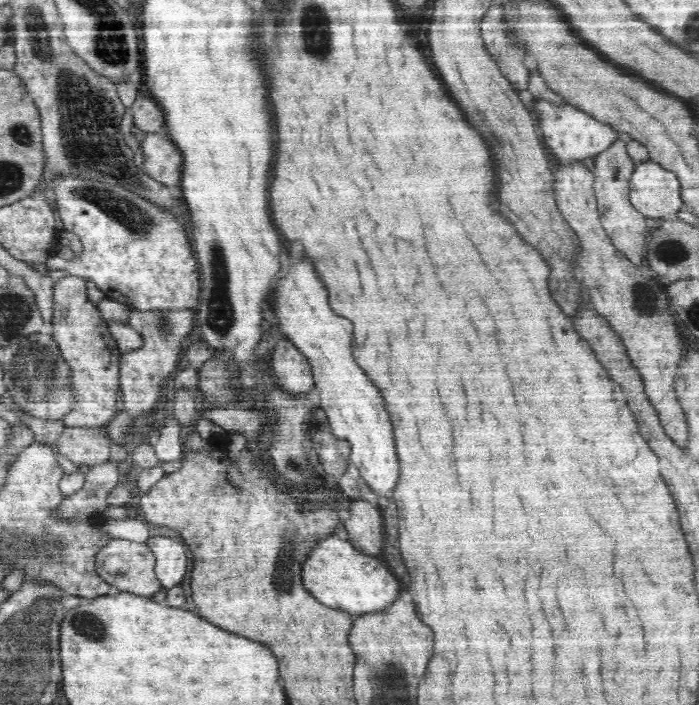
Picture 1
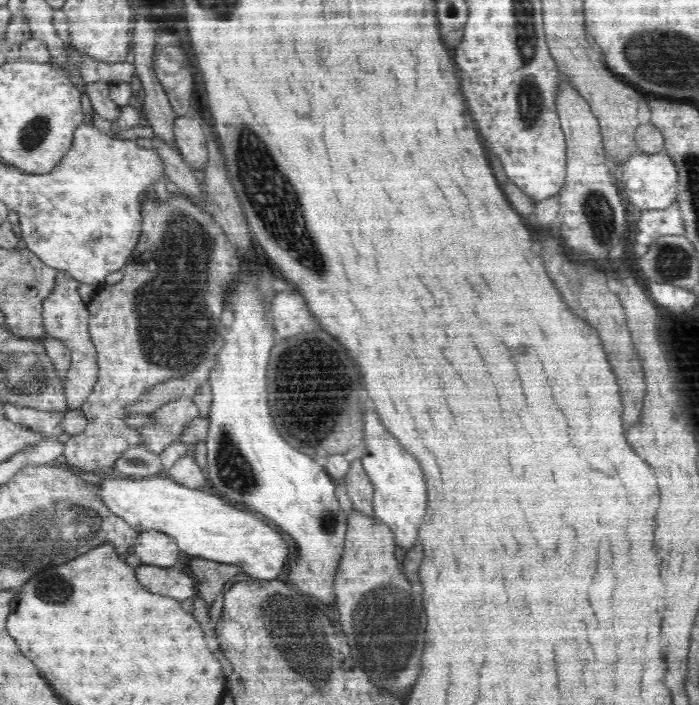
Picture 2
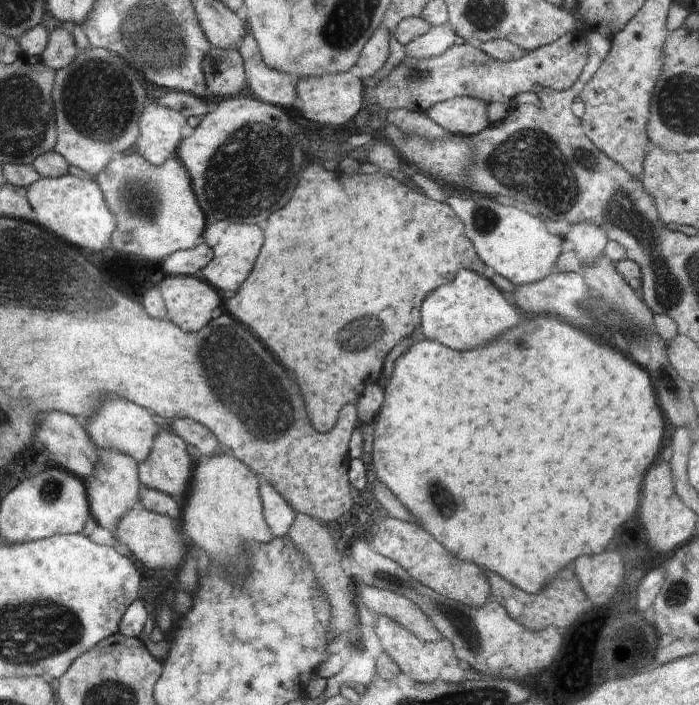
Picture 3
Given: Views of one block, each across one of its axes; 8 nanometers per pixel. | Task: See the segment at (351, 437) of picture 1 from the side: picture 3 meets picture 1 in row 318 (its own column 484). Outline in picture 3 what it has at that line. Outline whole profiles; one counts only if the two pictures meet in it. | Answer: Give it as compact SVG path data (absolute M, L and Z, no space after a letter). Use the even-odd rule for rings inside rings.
M464 269L453 282L433 291L422 303L419 331L423 338L446 344L448 348L474 350L488 346L490 342L498 340L504 330L520 324L514 306L508 304L508 298L502 296L486 277Z

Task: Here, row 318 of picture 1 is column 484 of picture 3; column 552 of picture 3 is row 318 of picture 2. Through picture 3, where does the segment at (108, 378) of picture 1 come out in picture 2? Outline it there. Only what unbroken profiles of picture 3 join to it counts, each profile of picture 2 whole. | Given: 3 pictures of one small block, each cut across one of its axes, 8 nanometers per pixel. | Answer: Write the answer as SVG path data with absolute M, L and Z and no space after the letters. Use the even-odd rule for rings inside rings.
M59 271L52 292L42 303L42 322L47 335L62 340L71 352L71 363L64 376L65 396L69 410L79 409L99 380L97 350L89 335L89 311L78 293L80 284L80 281L73 279L64 271Z

